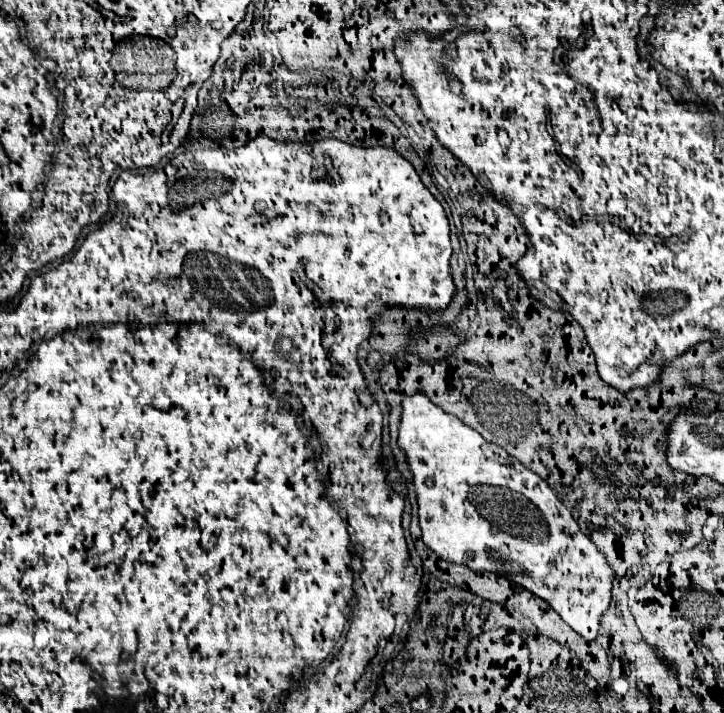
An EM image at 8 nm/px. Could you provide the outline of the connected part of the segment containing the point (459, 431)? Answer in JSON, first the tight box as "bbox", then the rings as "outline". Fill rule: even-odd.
{"bbox":[397,393,613,641],"outline":[[[423,393],[405,397],[401,407],[397,445],[403,449],[413,473],[423,543],[449,563],[471,565],[477,573],[491,571],[525,587],[547,601],[557,615],[587,641],[595,639],[599,617],[611,601],[613,571],[591,539],[581,533],[571,511],[557,499],[553,489],[499,445],[487,443],[477,431],[463,425],[455,415],[445,413]]]}

